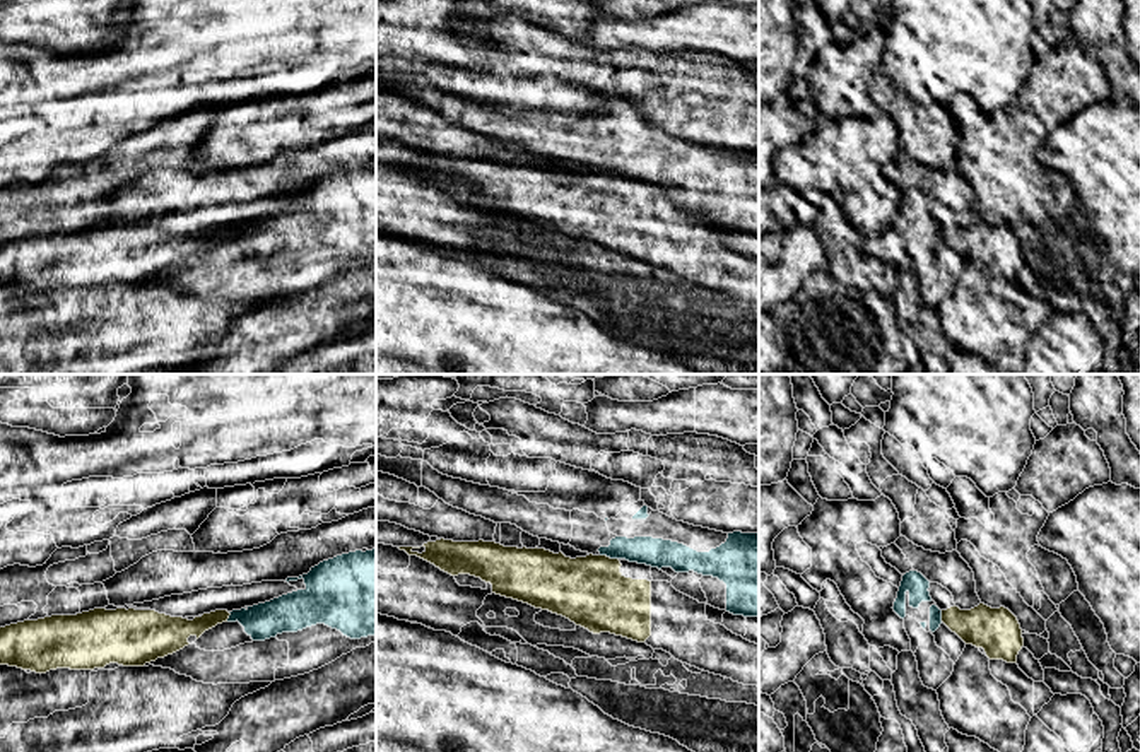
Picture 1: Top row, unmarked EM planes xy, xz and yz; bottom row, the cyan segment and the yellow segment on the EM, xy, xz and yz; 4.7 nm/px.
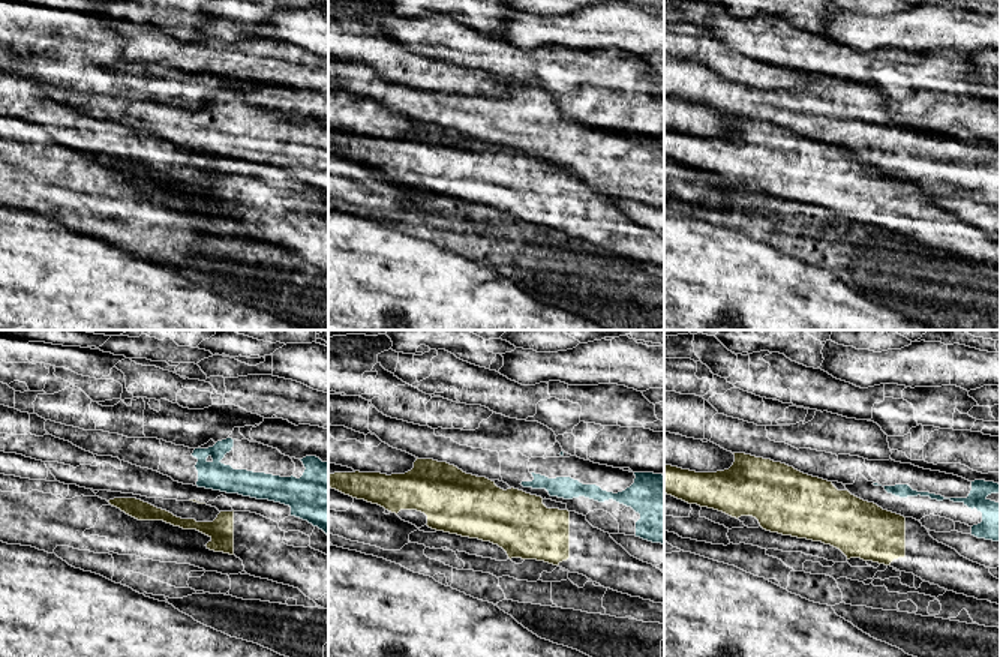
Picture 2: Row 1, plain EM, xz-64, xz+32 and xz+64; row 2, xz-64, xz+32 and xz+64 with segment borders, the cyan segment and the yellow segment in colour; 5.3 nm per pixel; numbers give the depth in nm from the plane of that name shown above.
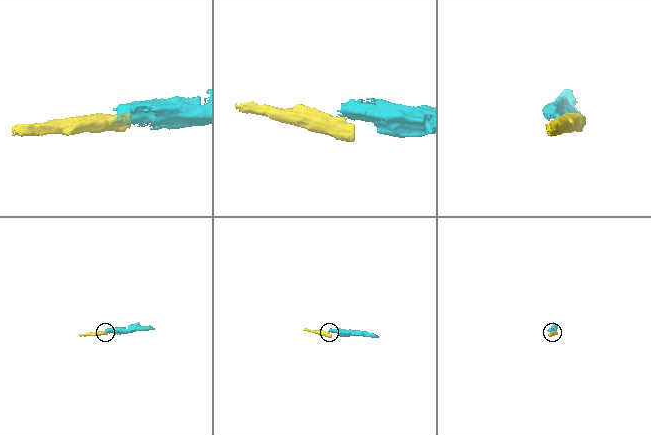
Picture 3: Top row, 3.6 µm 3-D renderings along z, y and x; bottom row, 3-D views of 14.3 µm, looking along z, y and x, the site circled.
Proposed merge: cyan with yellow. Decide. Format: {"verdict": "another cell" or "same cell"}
{"verdict": "another cell"}

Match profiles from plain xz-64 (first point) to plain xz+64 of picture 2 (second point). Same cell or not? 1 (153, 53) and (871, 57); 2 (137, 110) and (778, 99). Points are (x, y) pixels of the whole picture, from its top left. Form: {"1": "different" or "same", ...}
{"1": "same", "2": "different"}

